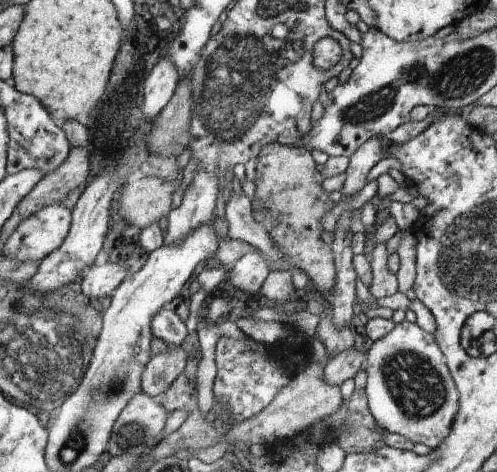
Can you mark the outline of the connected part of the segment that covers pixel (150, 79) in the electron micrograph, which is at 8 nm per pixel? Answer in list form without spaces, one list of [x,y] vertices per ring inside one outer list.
[[[165,57],[149,72],[145,80],[143,98],[143,122],[155,122],[171,102],[179,88],[181,76],[175,64]]]

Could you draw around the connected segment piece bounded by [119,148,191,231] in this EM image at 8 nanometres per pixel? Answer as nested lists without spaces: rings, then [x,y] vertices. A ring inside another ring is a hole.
[[[189,148],[176,158],[181,158],[181,170],[177,170],[181,175],[180,180],[176,178],[169,182],[156,176],[144,176],[125,185],[119,203],[121,221],[133,224],[143,231],[147,226],[161,222],[161,218],[170,216],[173,210],[173,192],[181,185],[183,169],[191,160]]]

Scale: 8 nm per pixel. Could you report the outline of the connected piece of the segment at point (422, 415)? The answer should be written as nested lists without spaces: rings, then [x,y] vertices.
[[[402,321],[394,324],[393,330],[383,338],[373,342],[367,353],[368,374],[366,393],[369,413],[376,425],[389,433],[403,436],[413,444],[423,444],[430,450],[441,445],[452,429],[459,409],[459,392],[456,390],[455,380],[448,370],[447,360],[441,354],[439,344],[432,334],[427,334],[416,323]]]

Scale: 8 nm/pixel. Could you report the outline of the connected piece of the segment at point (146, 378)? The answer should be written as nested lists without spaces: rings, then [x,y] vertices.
[[[178,345],[168,352],[157,354],[149,362],[143,374],[142,391],[148,396],[162,398],[177,378],[185,372],[187,352]]]

